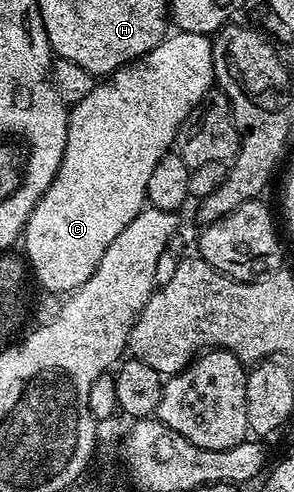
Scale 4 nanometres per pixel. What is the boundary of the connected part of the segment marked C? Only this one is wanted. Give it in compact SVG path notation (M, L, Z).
M174 31L164 38L152 51L148 51L143 55L143 57L138 57L135 61L130 61L122 66L122 68L116 70L116 72L109 74L105 79L99 80L94 86L92 95L87 95L78 106L69 110L68 116L70 122L68 123L68 135L64 143L64 155L60 159L60 167L56 171L52 183L44 191L42 198L36 203L36 207L30 210L30 218L26 220L24 230L27 257L25 257L25 260L32 270L33 280L35 282L38 280L43 285L41 288L45 292L69 295L75 289L80 288L90 278L92 271L96 271L96 267L100 263L104 251L108 251L108 243L112 243L112 239L116 239L116 235L120 235L120 231L124 231L124 227L128 227L128 223L132 223L132 219L136 219L138 212L147 204L146 188L148 187L148 179L152 175L152 170L155 169L156 163L160 163L162 157L171 152L178 135L179 127L188 119L190 112L199 108L205 102L206 94L211 92L214 84L213 40L204 33Z

